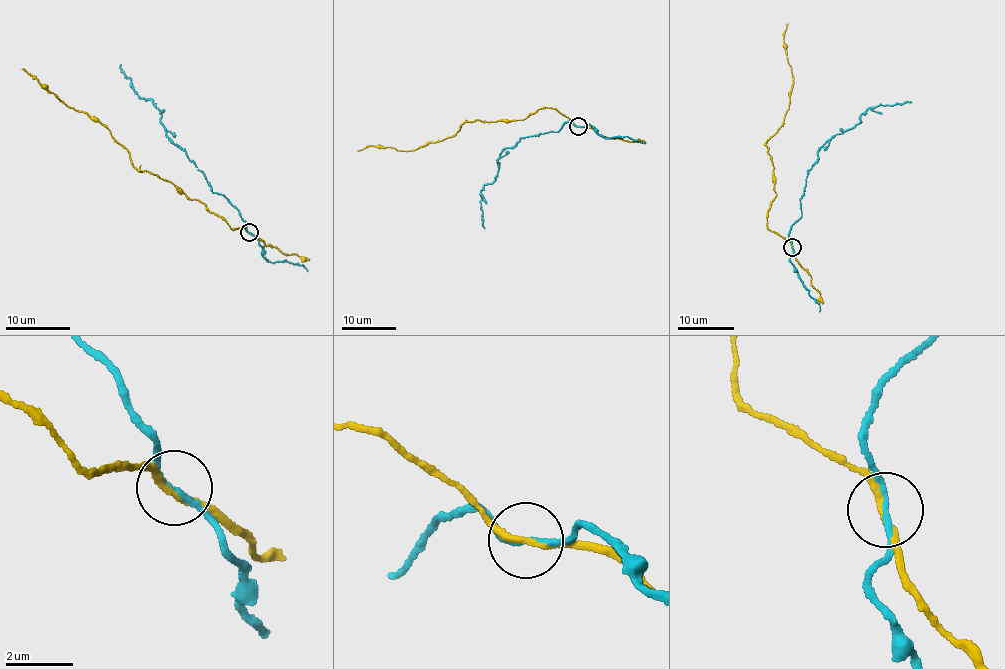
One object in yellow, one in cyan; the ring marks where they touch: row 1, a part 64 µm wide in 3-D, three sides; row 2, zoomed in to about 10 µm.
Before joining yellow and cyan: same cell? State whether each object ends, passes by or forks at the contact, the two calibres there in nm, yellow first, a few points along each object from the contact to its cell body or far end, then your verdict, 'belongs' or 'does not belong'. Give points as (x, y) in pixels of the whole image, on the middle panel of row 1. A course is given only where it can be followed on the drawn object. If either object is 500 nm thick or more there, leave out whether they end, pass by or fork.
yellow passes by; cyan passes by; 180 nm thick on the yellow side, 160 nm on the other; yellow runs (579, 126), (554, 108), (544, 108), (522, 119), (468, 121), (458, 132), (413, 150), (374, 145), (358, 151); cyan runs (579, 126), (565, 122), (556, 131), (524, 137), (502, 151), (497, 177), (481, 191), (485, 228); does not belong

